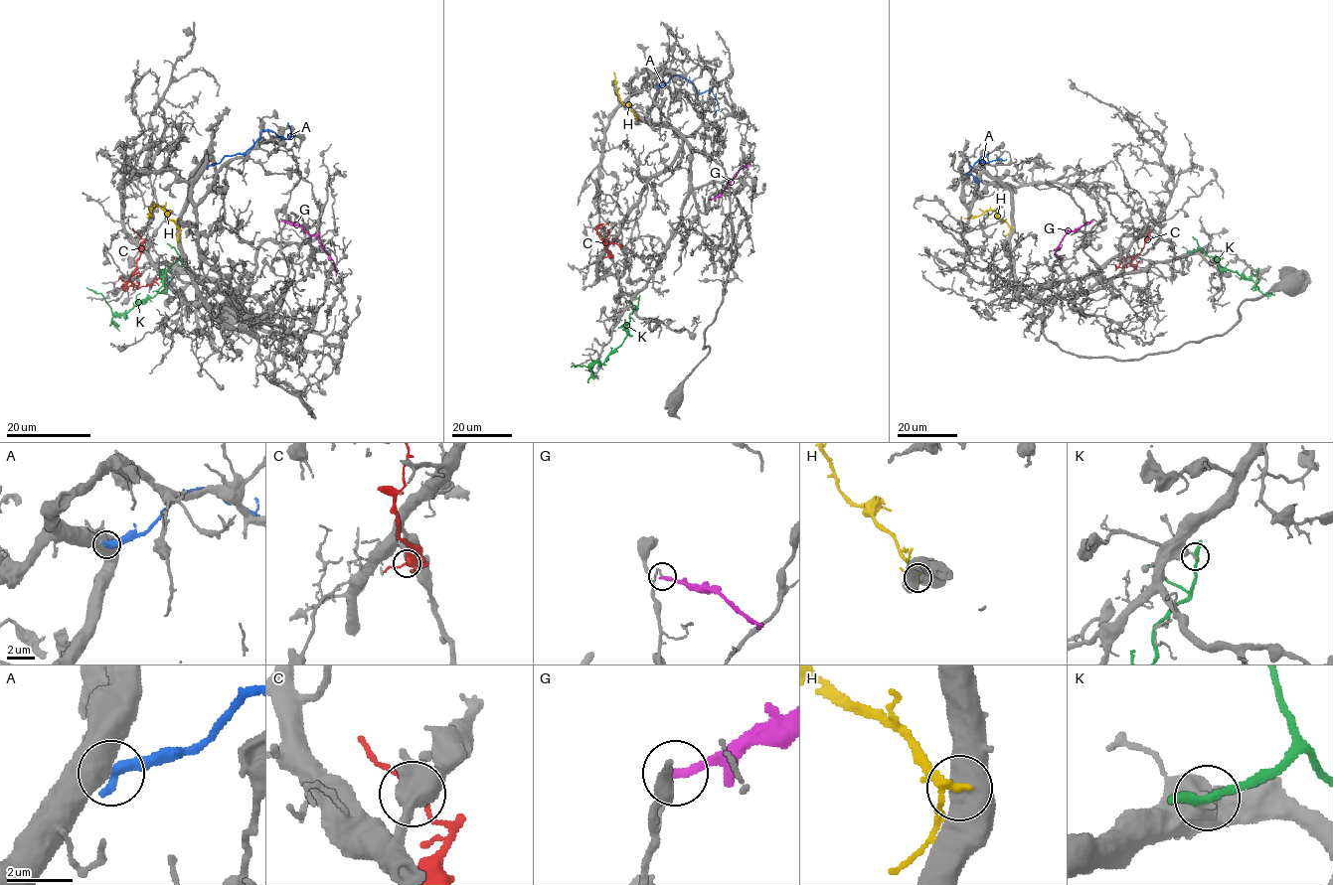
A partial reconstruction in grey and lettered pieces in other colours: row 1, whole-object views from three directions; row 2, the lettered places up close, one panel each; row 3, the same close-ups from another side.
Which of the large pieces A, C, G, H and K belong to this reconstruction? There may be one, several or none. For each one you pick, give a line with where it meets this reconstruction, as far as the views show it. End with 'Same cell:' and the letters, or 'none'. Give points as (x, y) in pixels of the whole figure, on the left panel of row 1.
Same cell: none

